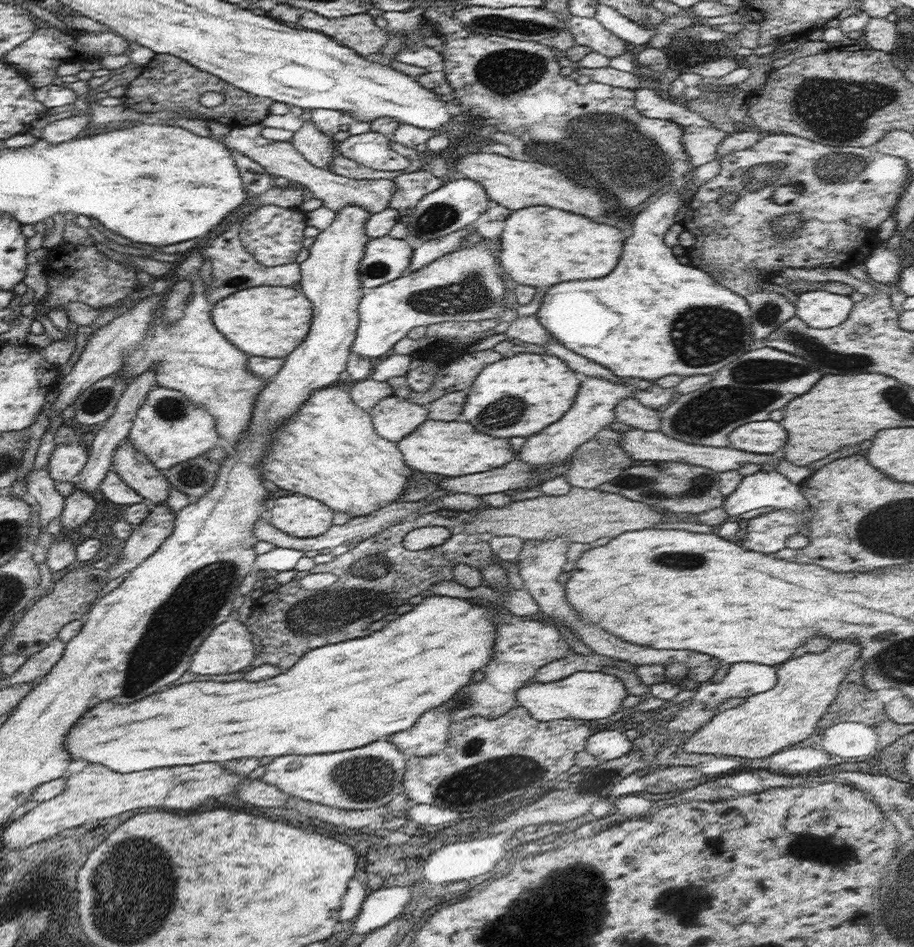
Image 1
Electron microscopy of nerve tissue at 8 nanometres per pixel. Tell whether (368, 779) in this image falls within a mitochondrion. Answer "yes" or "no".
yes

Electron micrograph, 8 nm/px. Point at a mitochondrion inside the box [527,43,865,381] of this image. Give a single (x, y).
(617, 154)

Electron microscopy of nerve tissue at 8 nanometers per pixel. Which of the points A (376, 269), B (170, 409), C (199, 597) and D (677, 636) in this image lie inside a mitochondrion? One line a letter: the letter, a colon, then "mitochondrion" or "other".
A: mitochondrion
B: mitochondrion
C: mitochondrion
D: other

